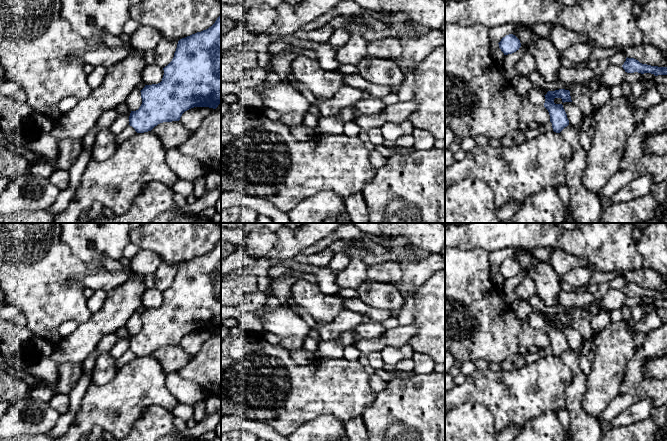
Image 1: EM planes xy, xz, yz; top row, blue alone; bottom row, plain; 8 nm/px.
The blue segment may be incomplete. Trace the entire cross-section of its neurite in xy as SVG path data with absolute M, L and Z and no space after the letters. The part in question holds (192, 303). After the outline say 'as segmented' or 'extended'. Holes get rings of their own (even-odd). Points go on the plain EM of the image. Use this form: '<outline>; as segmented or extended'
M221 239L208 253L180 263L172 285L163 294L162 305L158 308L145 309L140 315L141 330L138 334L130 337L129 349L137 357L151 355L163 346L179 345L182 338L191 332L209 331L216 333L221 327Z; as segmented

